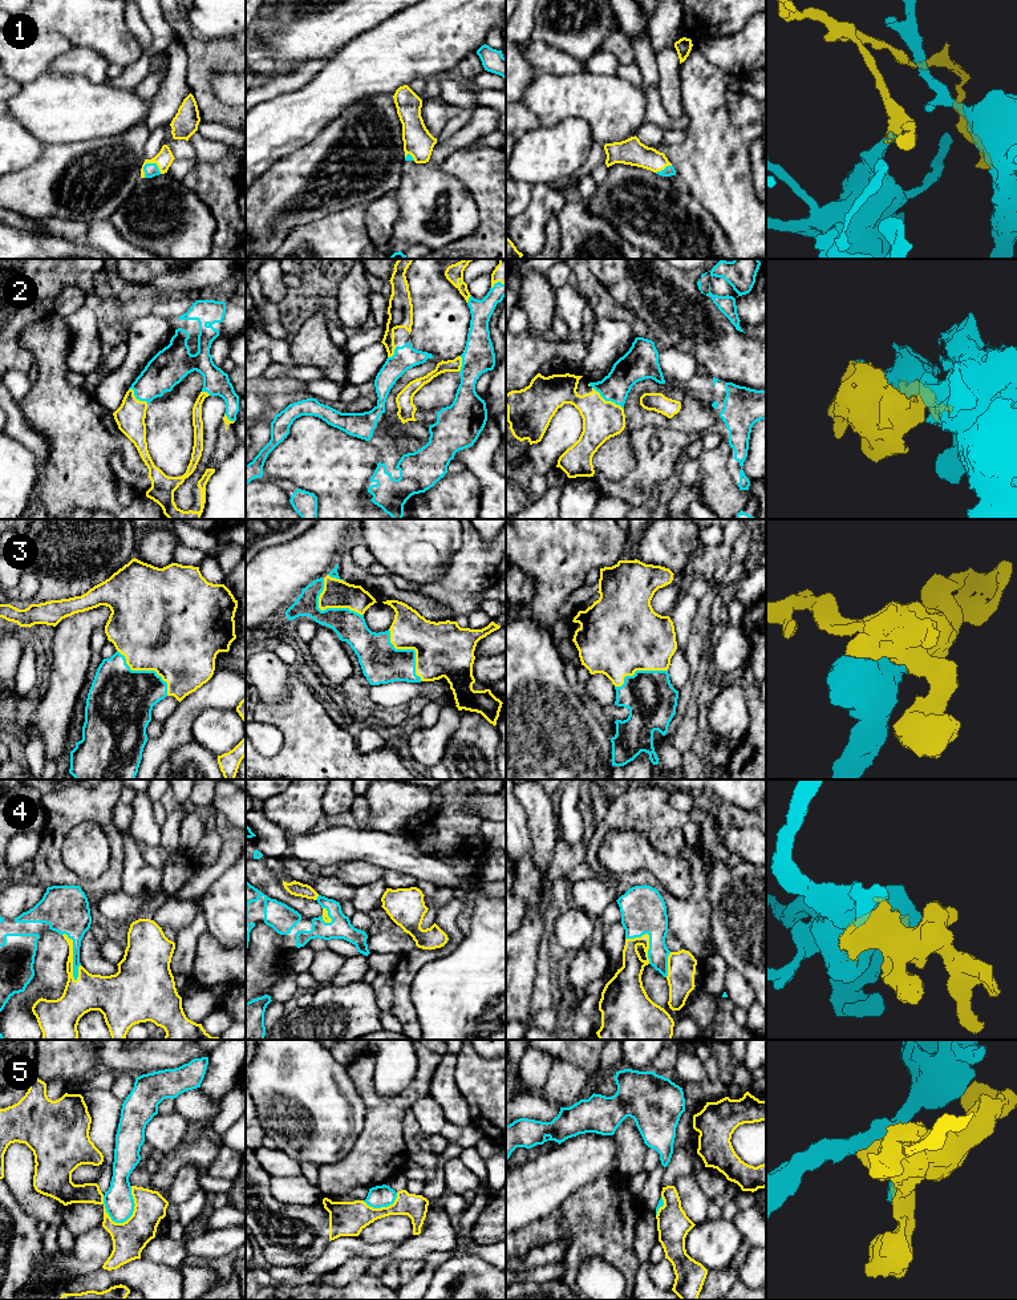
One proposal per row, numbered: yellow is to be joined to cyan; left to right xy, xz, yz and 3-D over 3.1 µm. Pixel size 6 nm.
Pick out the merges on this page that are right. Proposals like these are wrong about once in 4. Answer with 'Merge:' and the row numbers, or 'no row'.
Merge: 2, 3, 4

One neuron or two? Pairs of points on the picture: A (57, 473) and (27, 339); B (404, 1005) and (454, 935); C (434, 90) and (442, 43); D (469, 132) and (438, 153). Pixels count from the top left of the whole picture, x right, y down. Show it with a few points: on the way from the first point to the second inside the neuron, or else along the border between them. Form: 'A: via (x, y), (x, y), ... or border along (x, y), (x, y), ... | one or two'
A: via (59, 440), (59, 412), (52, 405), (52, 371) | one
B: via (404, 984), (404, 975), (422, 956), (437, 952) | one
C: border along (438, 77), (432, 77), (426, 81) | two
D: via (461, 140), (446, 148) | one

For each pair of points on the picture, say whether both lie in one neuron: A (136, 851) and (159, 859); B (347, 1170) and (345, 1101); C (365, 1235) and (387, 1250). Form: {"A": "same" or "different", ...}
{"A": "different", "B": "different", "C": "different"}

